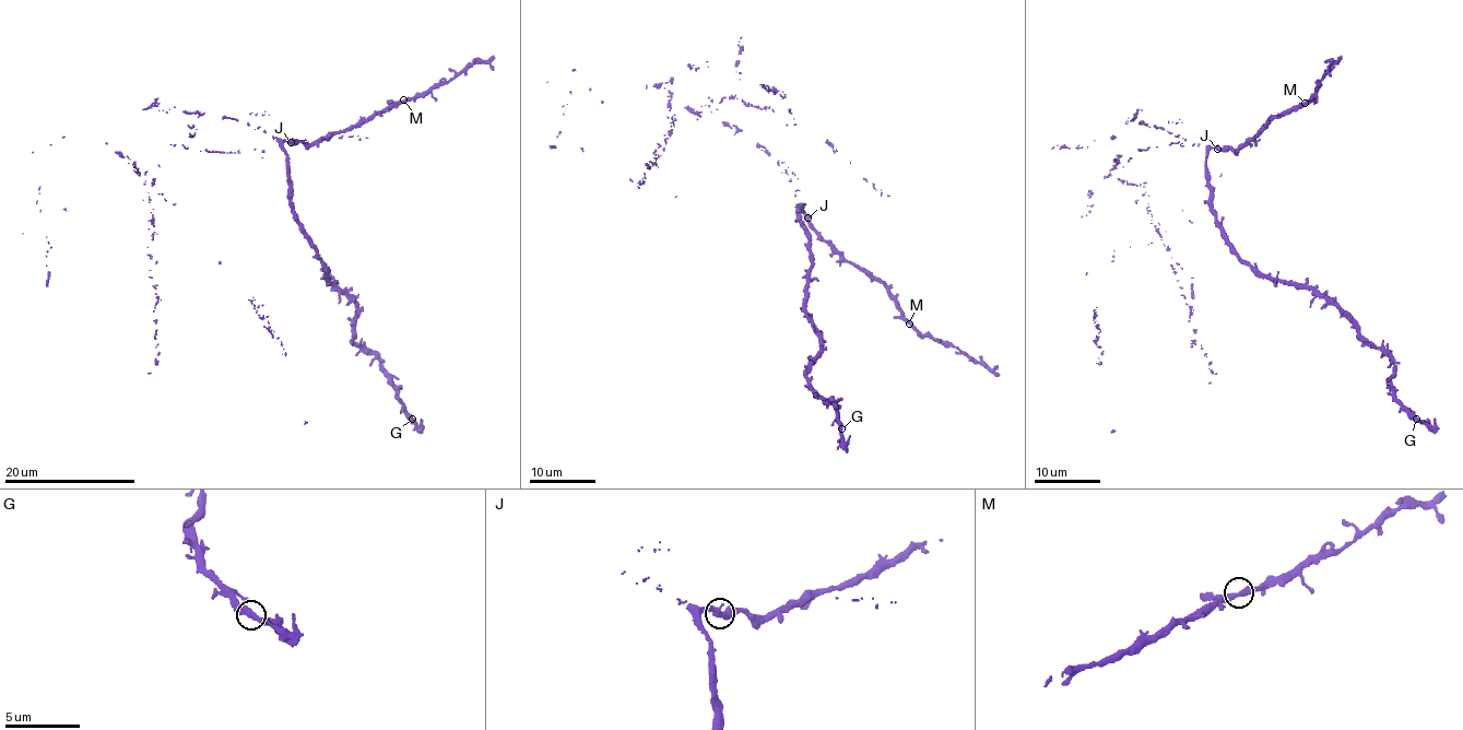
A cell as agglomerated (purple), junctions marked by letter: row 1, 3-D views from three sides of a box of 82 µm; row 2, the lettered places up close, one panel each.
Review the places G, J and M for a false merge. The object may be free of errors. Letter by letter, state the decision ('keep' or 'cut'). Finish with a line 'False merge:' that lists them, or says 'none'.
G: keep
J: keep
M: keep
False merge: none

